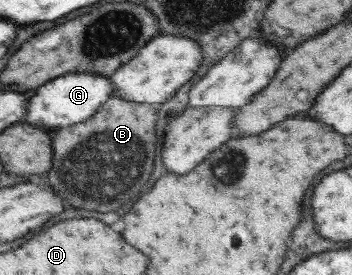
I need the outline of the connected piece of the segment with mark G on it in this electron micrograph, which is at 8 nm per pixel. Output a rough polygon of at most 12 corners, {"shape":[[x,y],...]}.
{"shape":[[66,73],[29,93],[25,122],[54,133],[112,97],[110,77]]}

